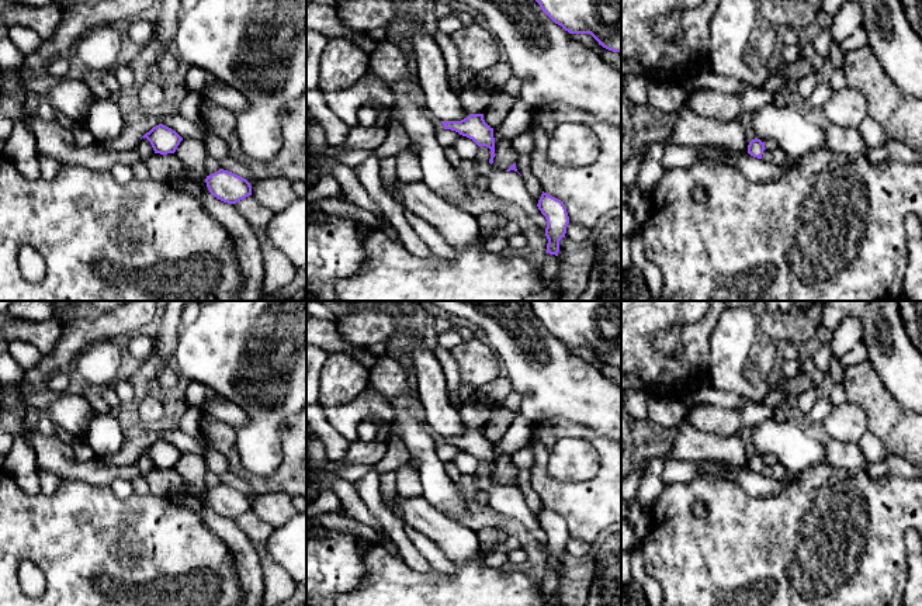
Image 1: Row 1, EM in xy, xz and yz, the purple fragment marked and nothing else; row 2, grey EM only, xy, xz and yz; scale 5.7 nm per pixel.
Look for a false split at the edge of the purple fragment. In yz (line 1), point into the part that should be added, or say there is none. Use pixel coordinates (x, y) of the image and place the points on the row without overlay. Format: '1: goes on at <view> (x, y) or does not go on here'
1: does not go on here

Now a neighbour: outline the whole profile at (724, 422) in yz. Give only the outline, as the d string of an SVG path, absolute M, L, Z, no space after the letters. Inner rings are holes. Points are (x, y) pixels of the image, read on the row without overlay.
M701 404L690 408L687 420L696 430L721 437L744 432L744 413L738 409Z

